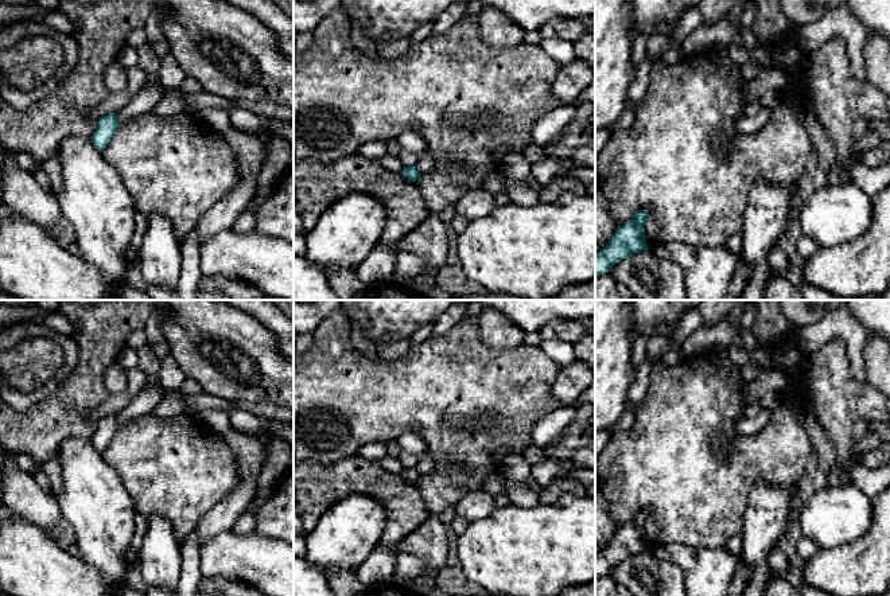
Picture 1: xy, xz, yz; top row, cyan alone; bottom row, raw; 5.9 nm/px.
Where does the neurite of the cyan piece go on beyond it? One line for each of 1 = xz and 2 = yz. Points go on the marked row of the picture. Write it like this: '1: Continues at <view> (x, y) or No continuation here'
1: No continuation here
2: No continuation here

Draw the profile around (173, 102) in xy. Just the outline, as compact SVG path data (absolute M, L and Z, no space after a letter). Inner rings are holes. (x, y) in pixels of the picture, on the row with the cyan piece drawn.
M171 89L163 94L162 100L149 114L153 117L170 117L186 112L187 109L183 94L176 89Z

